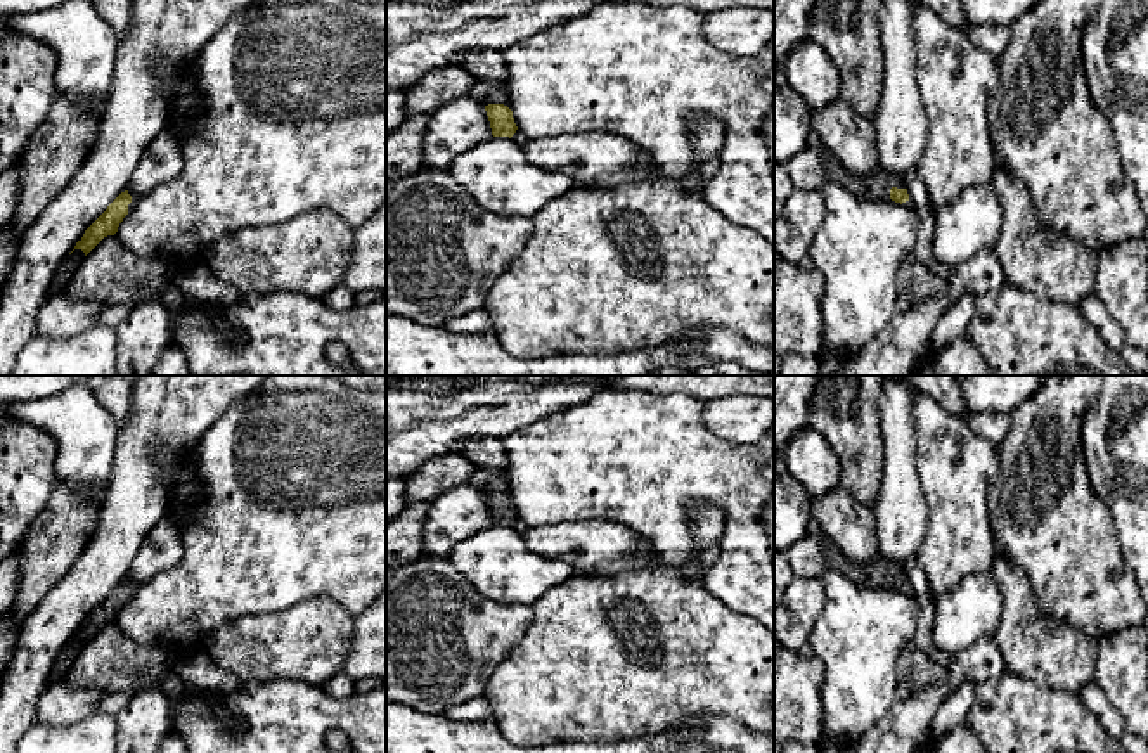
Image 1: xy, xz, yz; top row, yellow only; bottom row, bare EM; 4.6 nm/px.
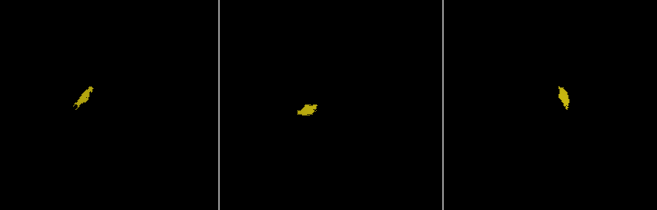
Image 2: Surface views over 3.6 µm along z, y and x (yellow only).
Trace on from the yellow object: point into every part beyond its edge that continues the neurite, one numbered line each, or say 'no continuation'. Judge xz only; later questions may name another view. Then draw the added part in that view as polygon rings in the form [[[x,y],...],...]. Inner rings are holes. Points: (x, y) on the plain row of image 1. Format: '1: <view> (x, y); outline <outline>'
1: xz (485, 480); outline [[[478,469],[469,479],[469,483],[478,486],[483,493],[504,492],[509,495],[509,479],[504,469],[500,471]]]

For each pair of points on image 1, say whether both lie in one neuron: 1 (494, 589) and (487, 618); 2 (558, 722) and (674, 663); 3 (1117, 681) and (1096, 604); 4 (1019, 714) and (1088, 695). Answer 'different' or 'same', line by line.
1: different
2: same
3: different
4: different

